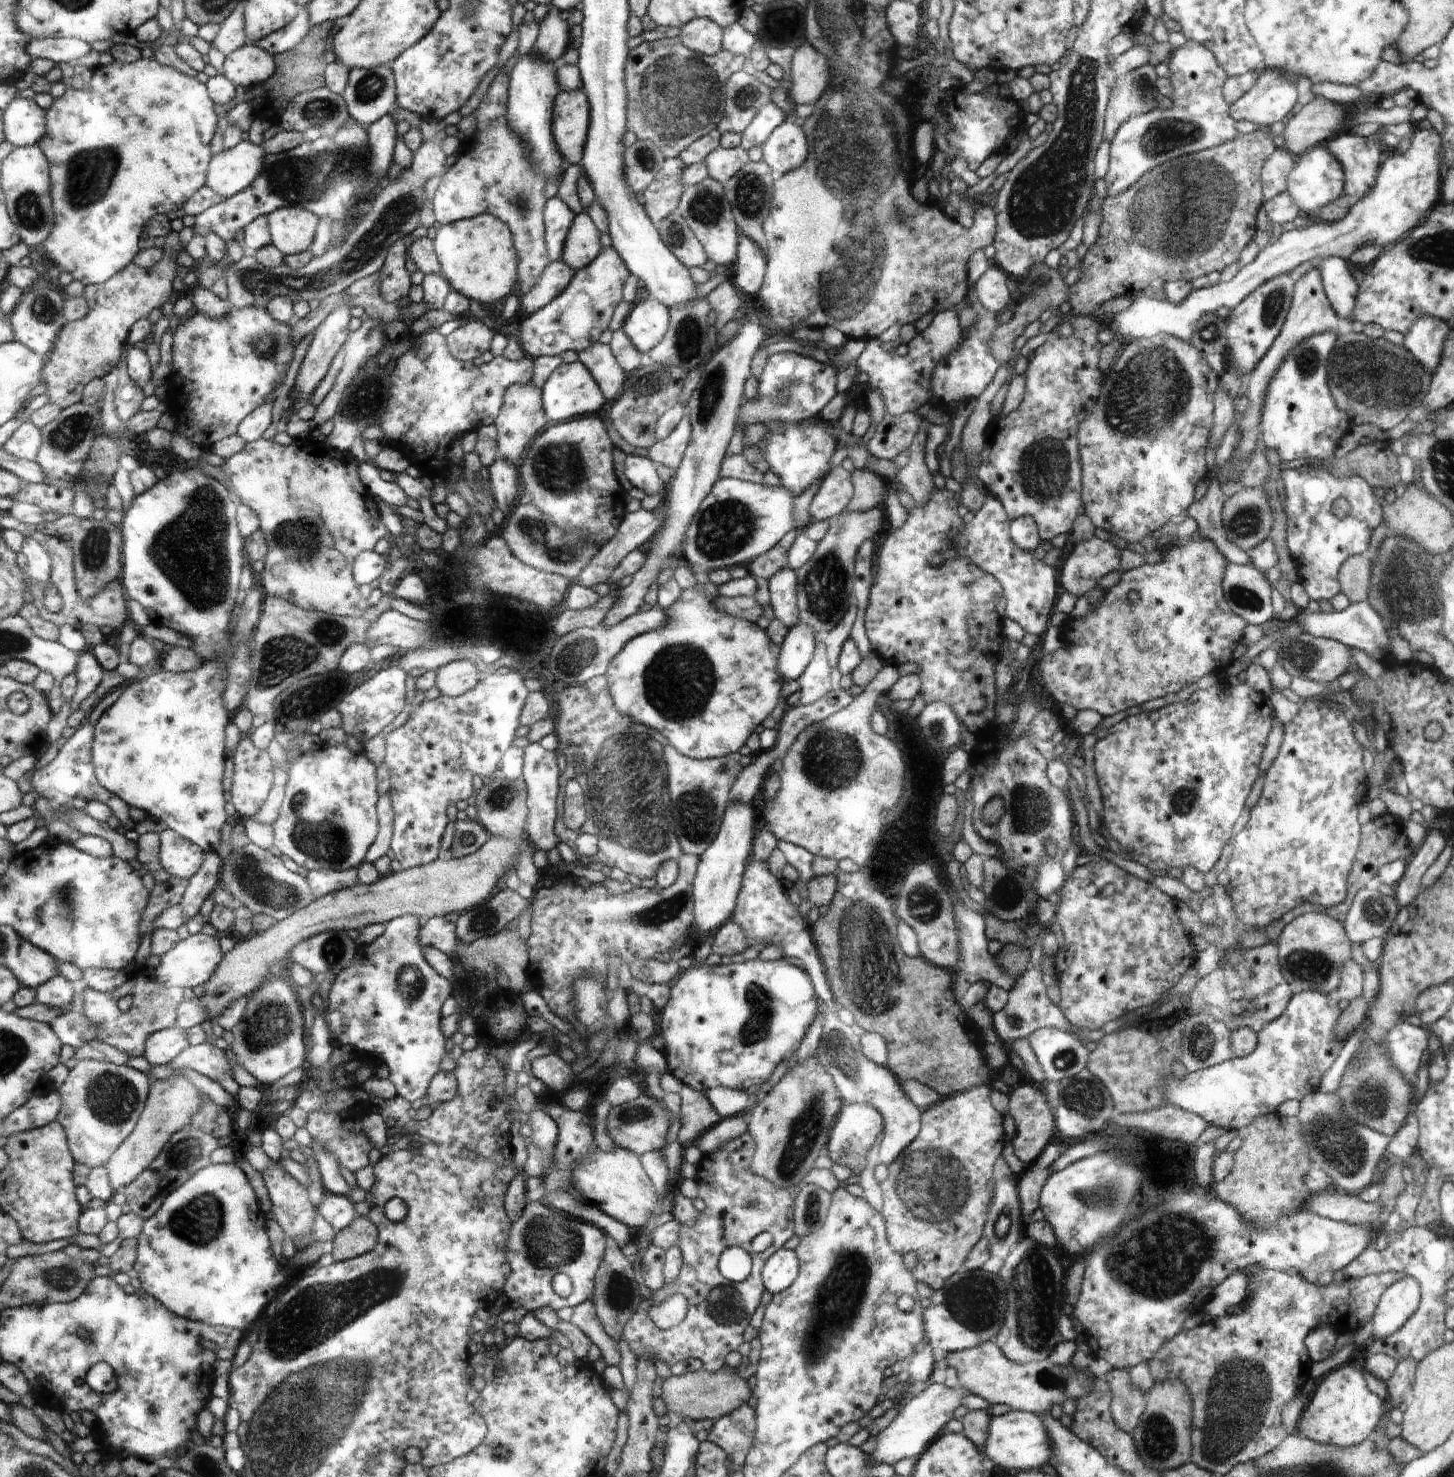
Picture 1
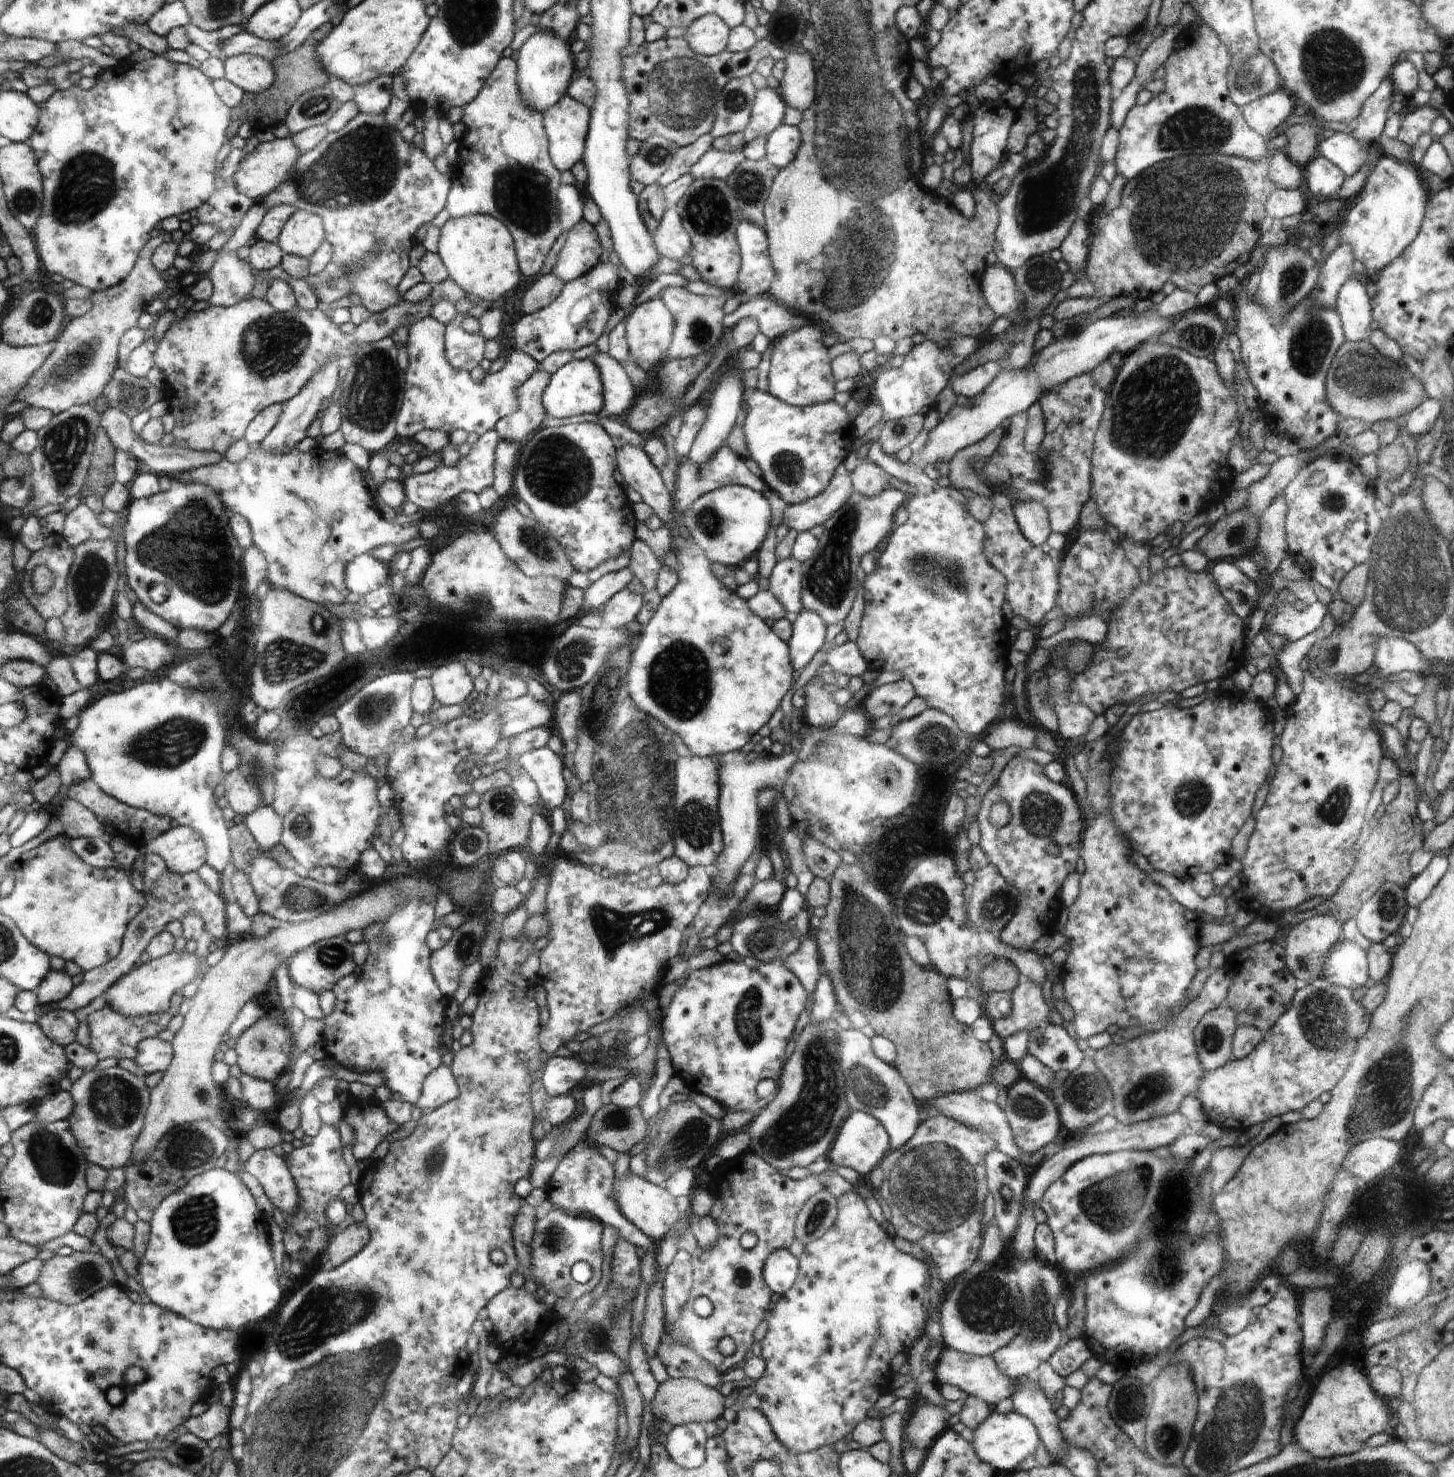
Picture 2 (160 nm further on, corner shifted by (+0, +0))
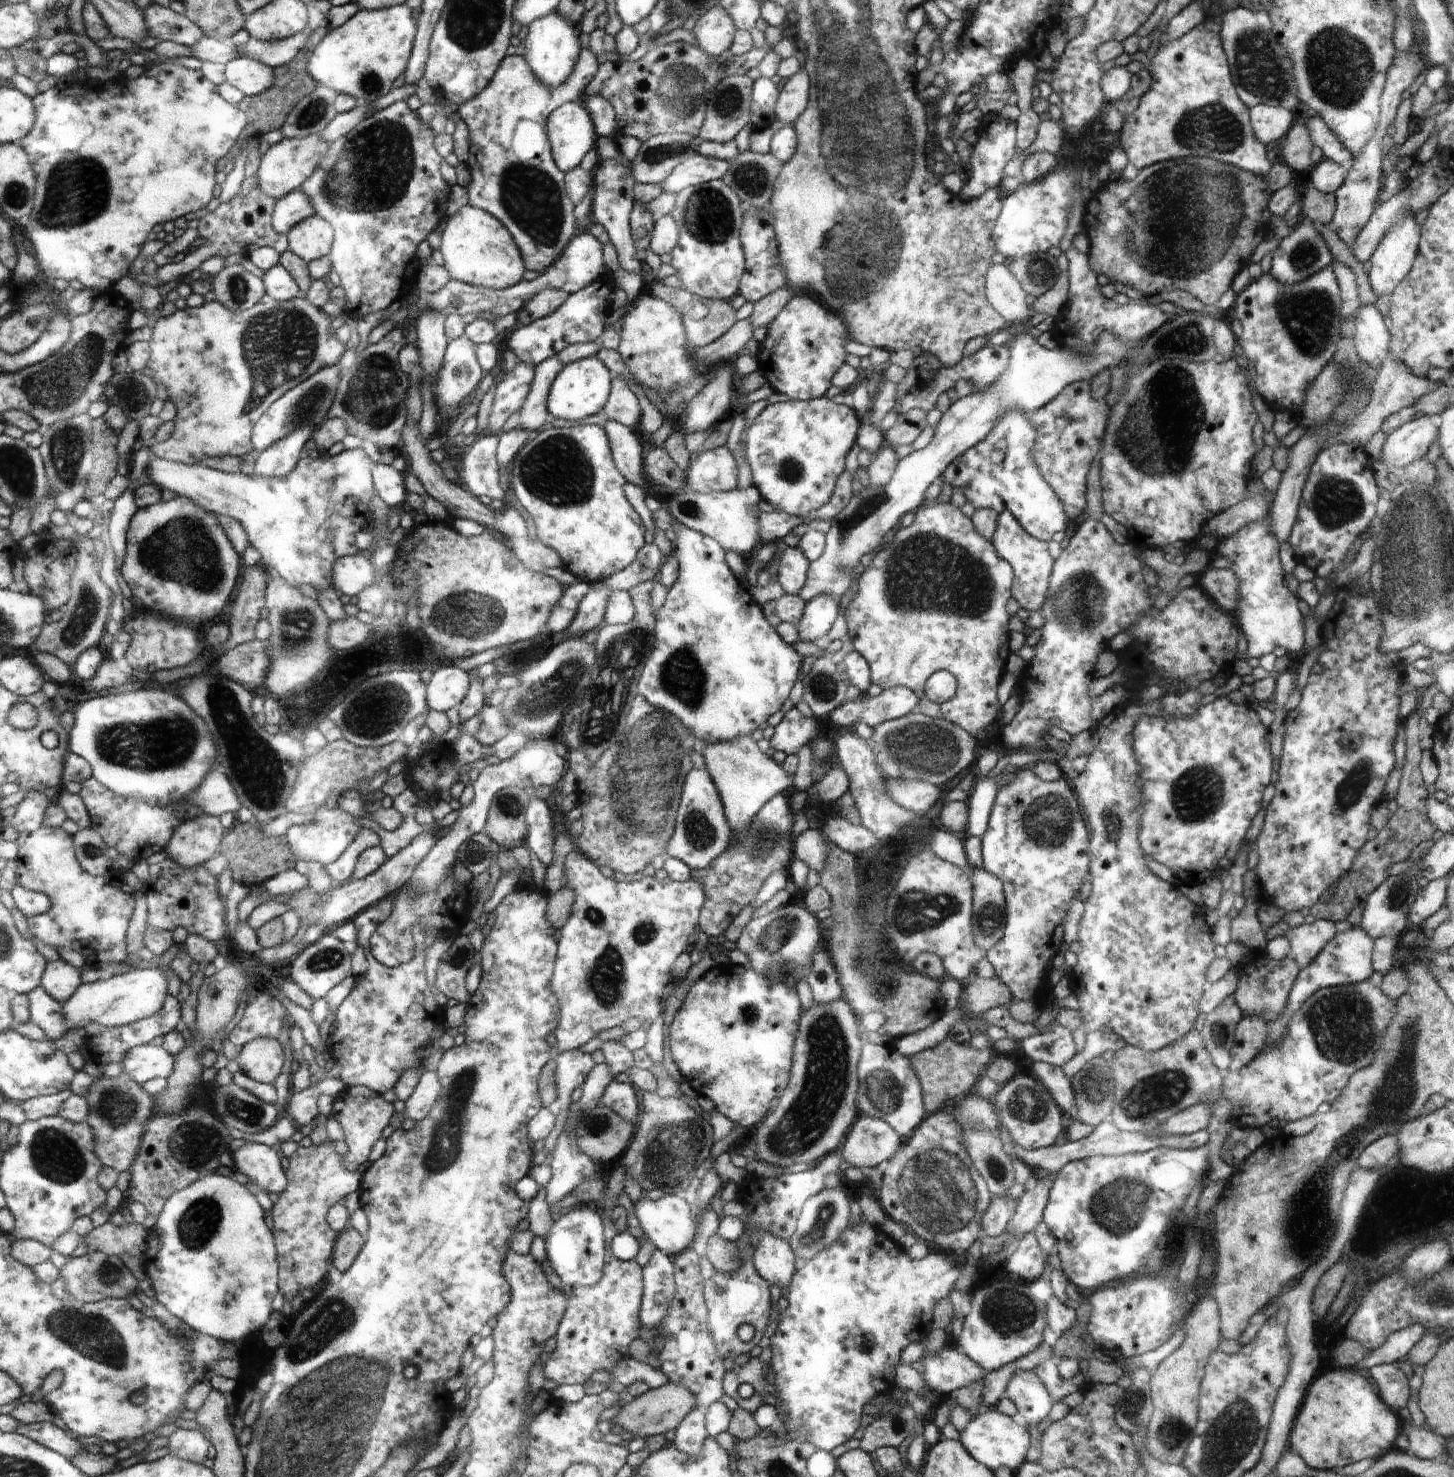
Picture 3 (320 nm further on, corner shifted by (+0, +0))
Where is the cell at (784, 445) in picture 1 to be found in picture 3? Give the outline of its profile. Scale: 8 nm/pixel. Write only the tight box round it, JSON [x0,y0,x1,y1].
[744,397,861,517]

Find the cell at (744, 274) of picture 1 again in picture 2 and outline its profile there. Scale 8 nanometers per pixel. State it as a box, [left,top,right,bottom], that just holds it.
[737,220,776,299]

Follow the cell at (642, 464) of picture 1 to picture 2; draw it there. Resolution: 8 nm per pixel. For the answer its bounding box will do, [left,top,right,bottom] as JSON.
[617,444,794,758]

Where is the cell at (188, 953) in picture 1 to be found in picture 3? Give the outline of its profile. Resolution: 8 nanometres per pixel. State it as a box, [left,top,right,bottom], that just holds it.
[65,970,167,1028]

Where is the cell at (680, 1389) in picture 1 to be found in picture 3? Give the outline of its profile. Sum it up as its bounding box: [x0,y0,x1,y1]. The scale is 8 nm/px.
[608,1381,698,1440]

